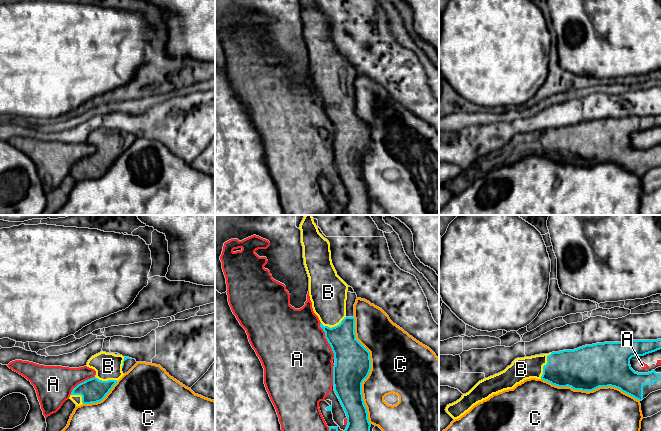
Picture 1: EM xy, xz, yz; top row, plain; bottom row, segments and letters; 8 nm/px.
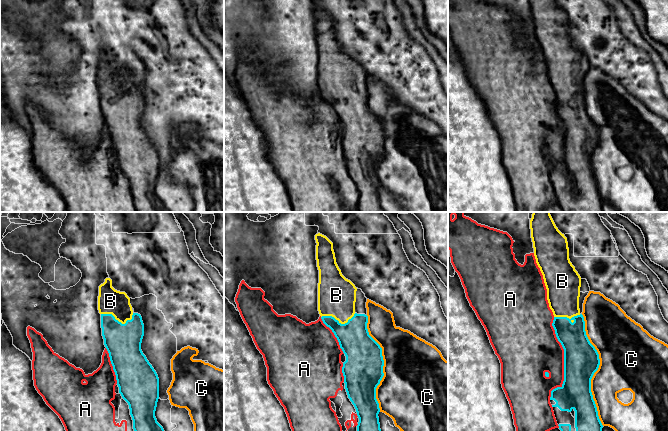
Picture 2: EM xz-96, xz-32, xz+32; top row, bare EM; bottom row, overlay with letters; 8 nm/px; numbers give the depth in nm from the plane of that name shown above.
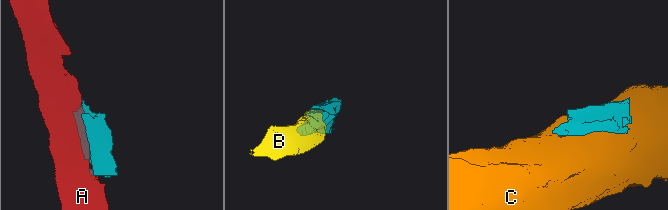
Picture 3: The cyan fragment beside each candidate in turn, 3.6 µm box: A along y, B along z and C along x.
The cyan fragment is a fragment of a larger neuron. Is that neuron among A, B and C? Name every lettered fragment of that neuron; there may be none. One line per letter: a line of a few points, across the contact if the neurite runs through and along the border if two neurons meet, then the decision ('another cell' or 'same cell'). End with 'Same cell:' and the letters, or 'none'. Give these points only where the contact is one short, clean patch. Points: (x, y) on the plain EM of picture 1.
A: another cell
B: same cell
C: another cell
Same cell: B

